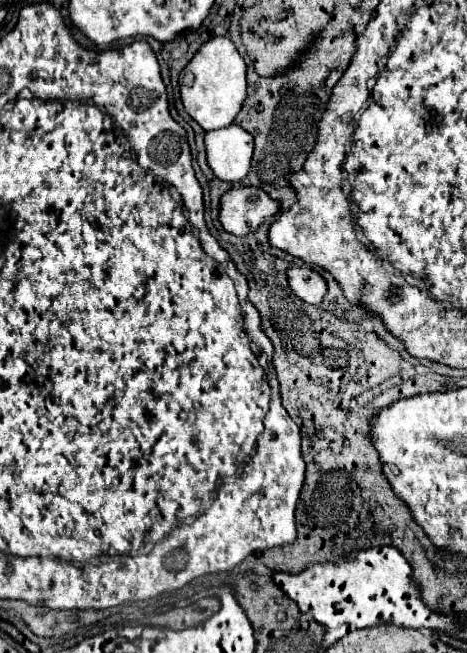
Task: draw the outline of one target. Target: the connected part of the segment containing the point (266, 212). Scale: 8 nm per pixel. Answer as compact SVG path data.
M233 187L221 197L221 225L225 231L245 237L255 233L257 227L265 221L275 217L281 211L281 203L275 201L259 187Z

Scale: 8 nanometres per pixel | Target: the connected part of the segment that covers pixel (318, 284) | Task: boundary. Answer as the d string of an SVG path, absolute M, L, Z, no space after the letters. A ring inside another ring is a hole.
M293 267L293 269L289 269L287 279L289 279L293 293L299 295L303 301L317 305L317 307L323 303L323 297L327 293L327 283L317 271Z

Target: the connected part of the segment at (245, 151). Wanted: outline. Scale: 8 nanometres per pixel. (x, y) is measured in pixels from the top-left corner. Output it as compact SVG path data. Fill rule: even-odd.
M239 125L205 133L207 163L221 181L239 183L251 171L253 135Z

